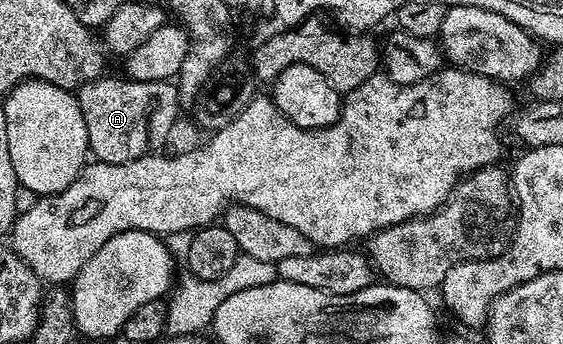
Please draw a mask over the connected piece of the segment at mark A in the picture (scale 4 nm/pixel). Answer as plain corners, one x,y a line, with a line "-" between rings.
103,75
96,81
85,81
76,91
80,103
80,115
84,115
84,127
88,127
90,153
104,163
128,163
140,159
151,151
161,150
162,144
170,137
174,124
178,121
178,86
169,81
131,81
121,76

